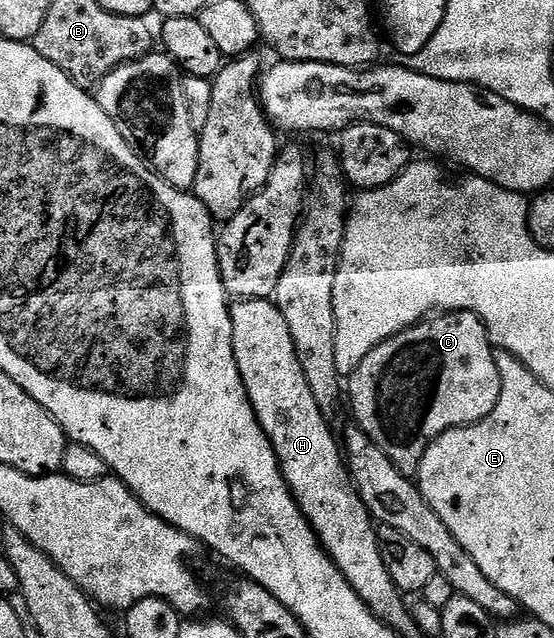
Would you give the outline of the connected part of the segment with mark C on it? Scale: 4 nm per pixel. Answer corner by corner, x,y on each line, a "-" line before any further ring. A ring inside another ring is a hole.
473,313
433,315
410,329
379,343
362,359
347,381
347,401
353,404
353,417
359,428
399,467
407,478
416,478
429,444
448,429
478,425
499,403
501,376
497,353
489,341
485,325

